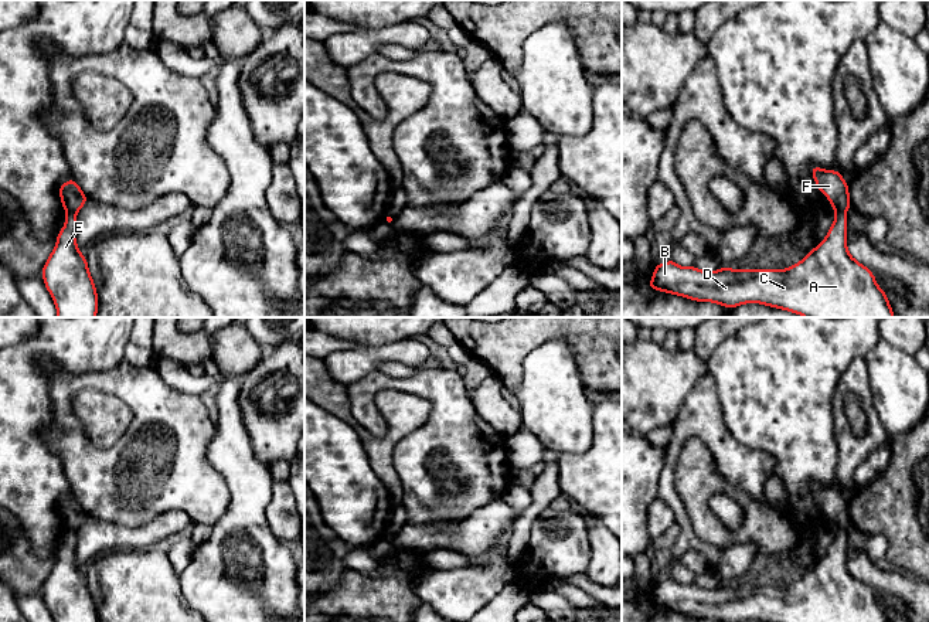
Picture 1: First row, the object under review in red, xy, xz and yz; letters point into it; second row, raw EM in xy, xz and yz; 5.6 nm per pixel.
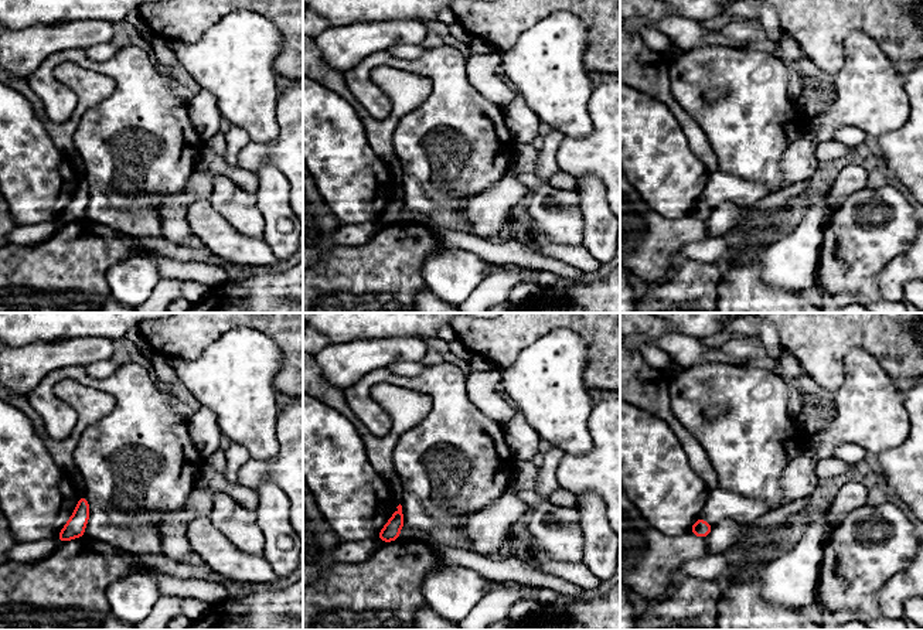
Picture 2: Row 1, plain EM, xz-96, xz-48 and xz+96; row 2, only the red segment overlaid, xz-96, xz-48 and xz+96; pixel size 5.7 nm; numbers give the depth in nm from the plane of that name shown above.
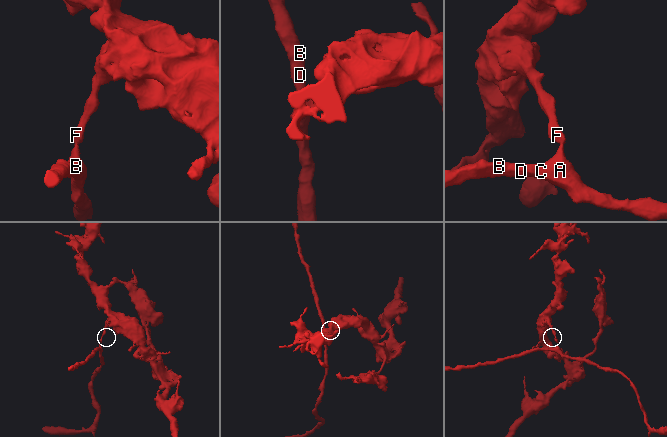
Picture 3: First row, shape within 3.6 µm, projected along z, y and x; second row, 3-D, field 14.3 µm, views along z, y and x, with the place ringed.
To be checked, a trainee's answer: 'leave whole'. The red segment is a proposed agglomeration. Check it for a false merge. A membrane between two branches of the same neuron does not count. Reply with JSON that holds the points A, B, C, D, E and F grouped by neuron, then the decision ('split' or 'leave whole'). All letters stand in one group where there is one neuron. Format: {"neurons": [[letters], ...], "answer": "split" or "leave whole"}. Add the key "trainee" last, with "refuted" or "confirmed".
{"neurons": [["A", "B", "C", "D", "E"], ["F"]], "answer": "split", "trainee": "refuted"}

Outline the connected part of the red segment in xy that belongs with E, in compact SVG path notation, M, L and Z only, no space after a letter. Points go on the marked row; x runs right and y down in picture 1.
M67 211L65 225L58 232L55 248L42 268L42 281L55 306L57 317L96 317L98 293L88 271L88 261L75 241L76 217Z

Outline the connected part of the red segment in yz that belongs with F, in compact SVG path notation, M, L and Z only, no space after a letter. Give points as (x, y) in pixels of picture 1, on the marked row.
M819 166L811 167L813 179L819 190L827 196L836 213L847 213L851 207L848 184L843 174L836 170L821 170Z

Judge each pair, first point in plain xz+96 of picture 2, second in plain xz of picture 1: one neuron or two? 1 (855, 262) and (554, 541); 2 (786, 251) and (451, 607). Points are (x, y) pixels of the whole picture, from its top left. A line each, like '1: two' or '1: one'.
1: one
2: one

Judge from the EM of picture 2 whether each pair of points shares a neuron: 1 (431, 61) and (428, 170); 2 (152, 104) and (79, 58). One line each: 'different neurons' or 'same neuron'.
1: same neuron
2: same neuron

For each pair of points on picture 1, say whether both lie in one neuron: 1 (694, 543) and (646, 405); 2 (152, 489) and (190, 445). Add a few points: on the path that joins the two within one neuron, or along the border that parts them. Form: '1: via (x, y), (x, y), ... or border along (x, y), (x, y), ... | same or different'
1: border along (688, 396), (670, 424) | different
2: via (164, 486), (187, 464), (187, 458) | same

